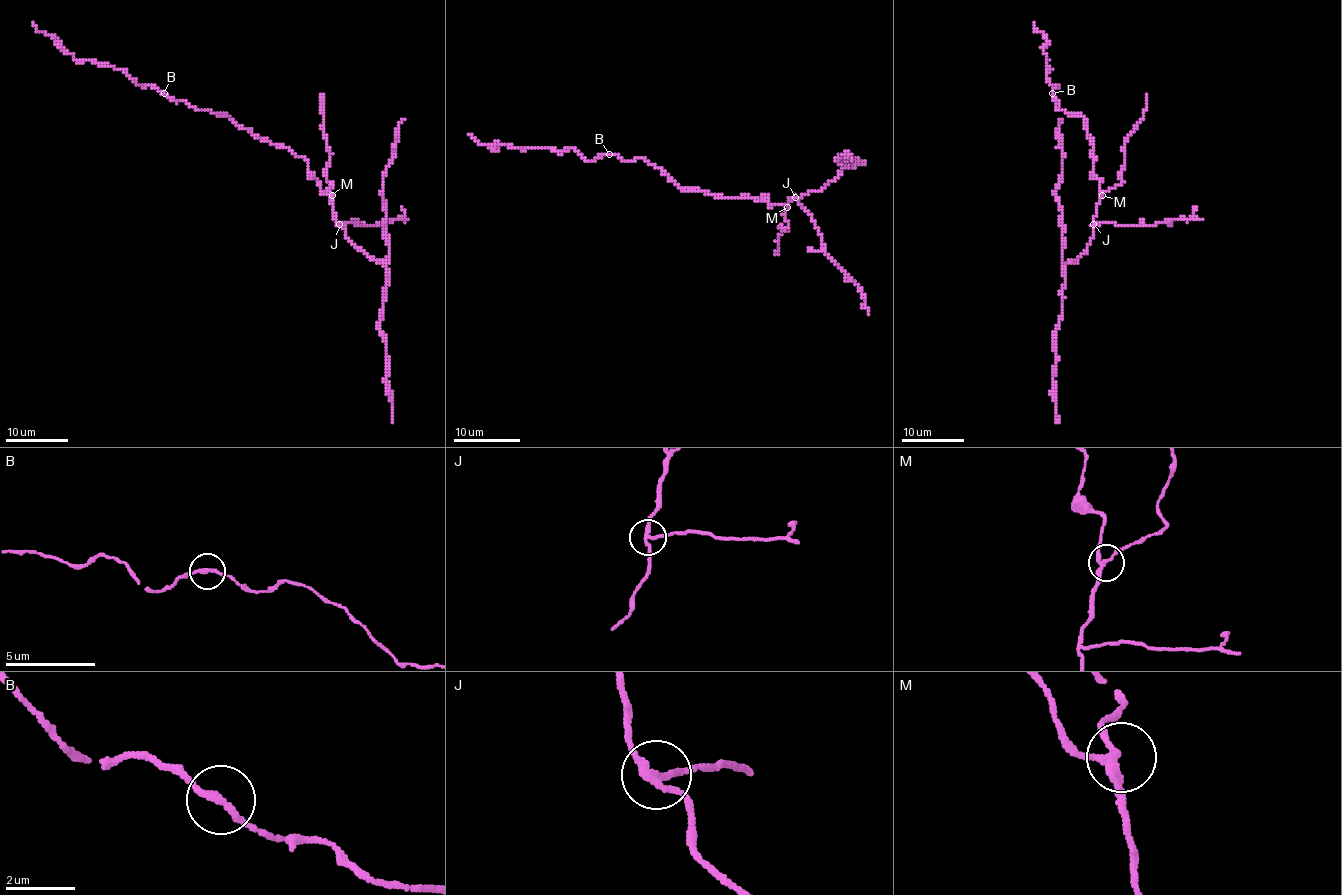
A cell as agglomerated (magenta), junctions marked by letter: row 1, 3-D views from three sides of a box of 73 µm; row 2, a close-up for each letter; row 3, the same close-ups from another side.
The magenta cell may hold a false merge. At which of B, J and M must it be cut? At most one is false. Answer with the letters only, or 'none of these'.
J

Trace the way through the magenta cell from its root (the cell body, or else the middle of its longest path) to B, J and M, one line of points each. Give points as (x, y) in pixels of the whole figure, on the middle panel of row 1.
B: (746, 195), (722, 199), (696, 189), (681, 189), (657, 167), (642, 159), (624, 162), (609, 154)
J: (746, 195), (751, 199), (762, 197), (771, 205), (784, 205), (796, 197)
M: (746, 195), (751, 199), (762, 197), (771, 205), (787, 207)

